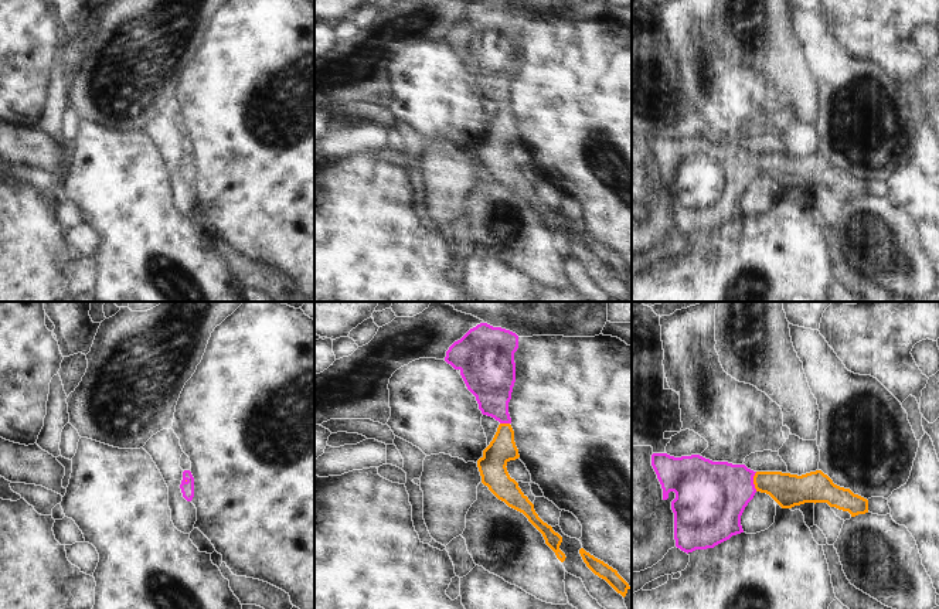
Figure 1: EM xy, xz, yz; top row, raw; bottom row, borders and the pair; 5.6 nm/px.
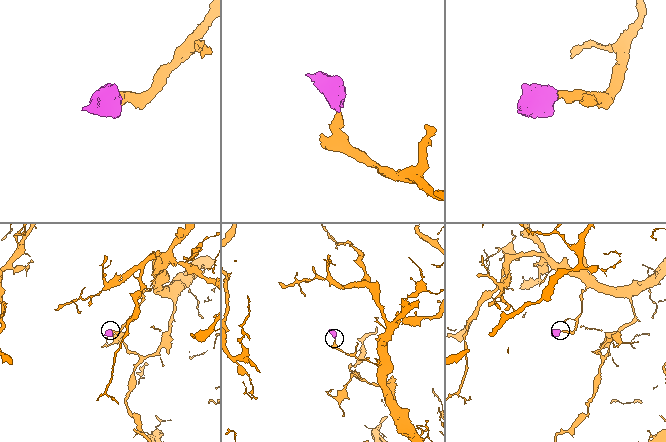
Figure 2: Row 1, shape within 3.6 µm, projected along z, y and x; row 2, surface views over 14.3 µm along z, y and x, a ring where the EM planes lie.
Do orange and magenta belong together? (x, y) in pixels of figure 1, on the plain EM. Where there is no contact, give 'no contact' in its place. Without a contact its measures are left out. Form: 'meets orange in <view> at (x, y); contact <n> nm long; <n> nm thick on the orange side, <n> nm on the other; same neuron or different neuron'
meets orange in yz at (754, 164); contact 110 nm long; 190 nm thick on the orange side, 380 nm on the other; same neuron

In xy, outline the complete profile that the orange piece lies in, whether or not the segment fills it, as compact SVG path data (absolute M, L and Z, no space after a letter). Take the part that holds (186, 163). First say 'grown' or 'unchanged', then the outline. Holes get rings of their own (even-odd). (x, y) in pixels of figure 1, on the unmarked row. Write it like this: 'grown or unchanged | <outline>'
grown | M190 153L183 154L183 163L181 163L180 171L181 171L183 180L187 184L191 184L194 180L194 160Z

